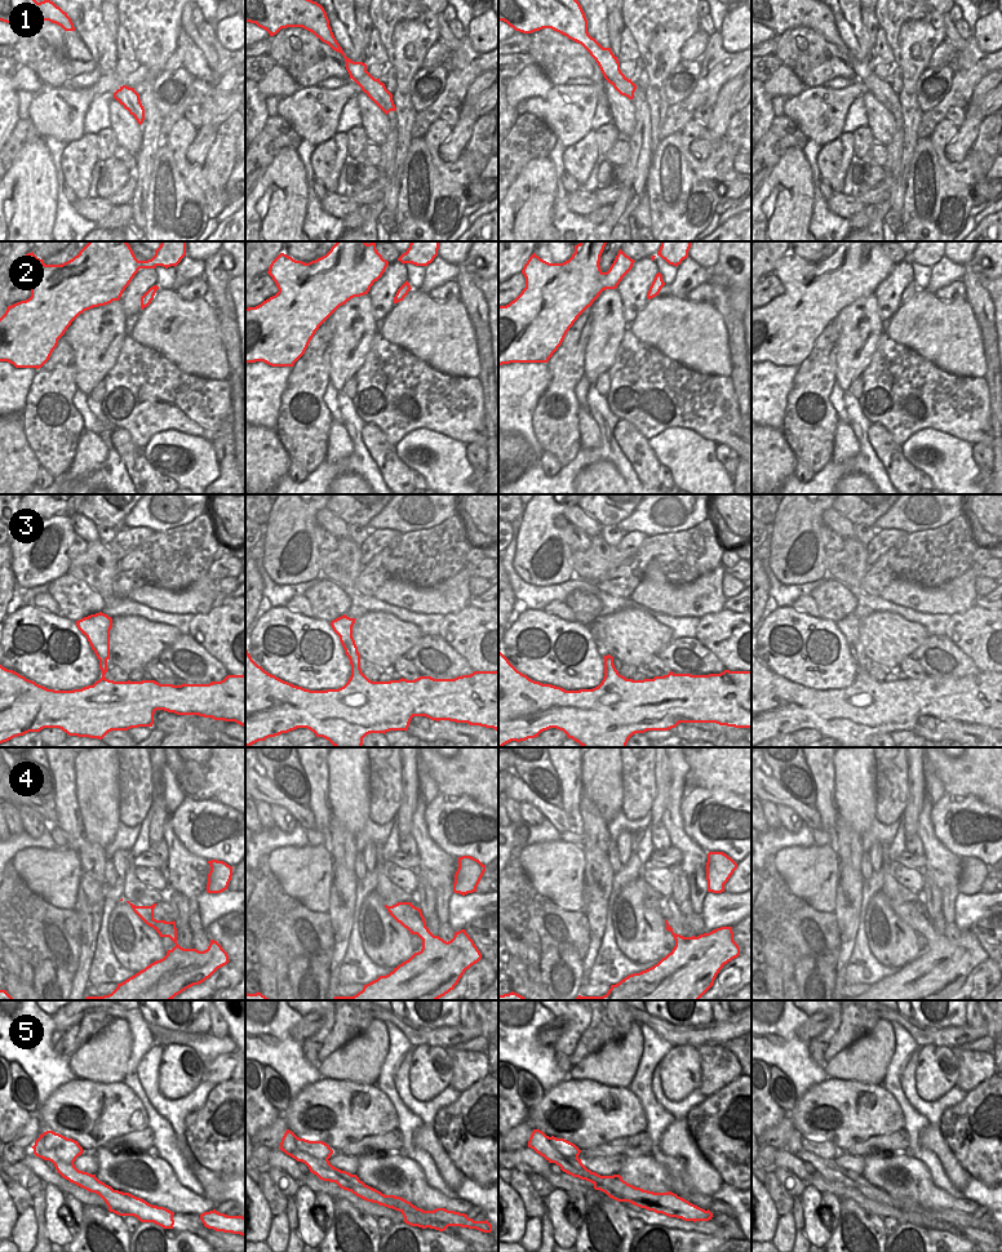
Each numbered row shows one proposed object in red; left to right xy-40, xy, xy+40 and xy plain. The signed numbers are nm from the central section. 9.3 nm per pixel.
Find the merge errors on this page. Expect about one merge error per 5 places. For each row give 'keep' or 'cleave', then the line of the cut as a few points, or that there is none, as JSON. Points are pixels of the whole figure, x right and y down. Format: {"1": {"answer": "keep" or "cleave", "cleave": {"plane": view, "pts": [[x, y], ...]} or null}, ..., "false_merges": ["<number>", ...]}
{"1": {"answer": "keep", "cleave": null}, "2": {"answer": "keep", "cleave": null}, "3": {"answer": "keep", "cleave": null}, "4": {"answer": "keep", "cleave": null}, "5": {"answer": "cleave", "cleave": {"plane": "xy-40", "pts": [[40, 1135], [48, 1149], [65, 1162], [72, 1163]]}}, "false_merges": ["5"]}

